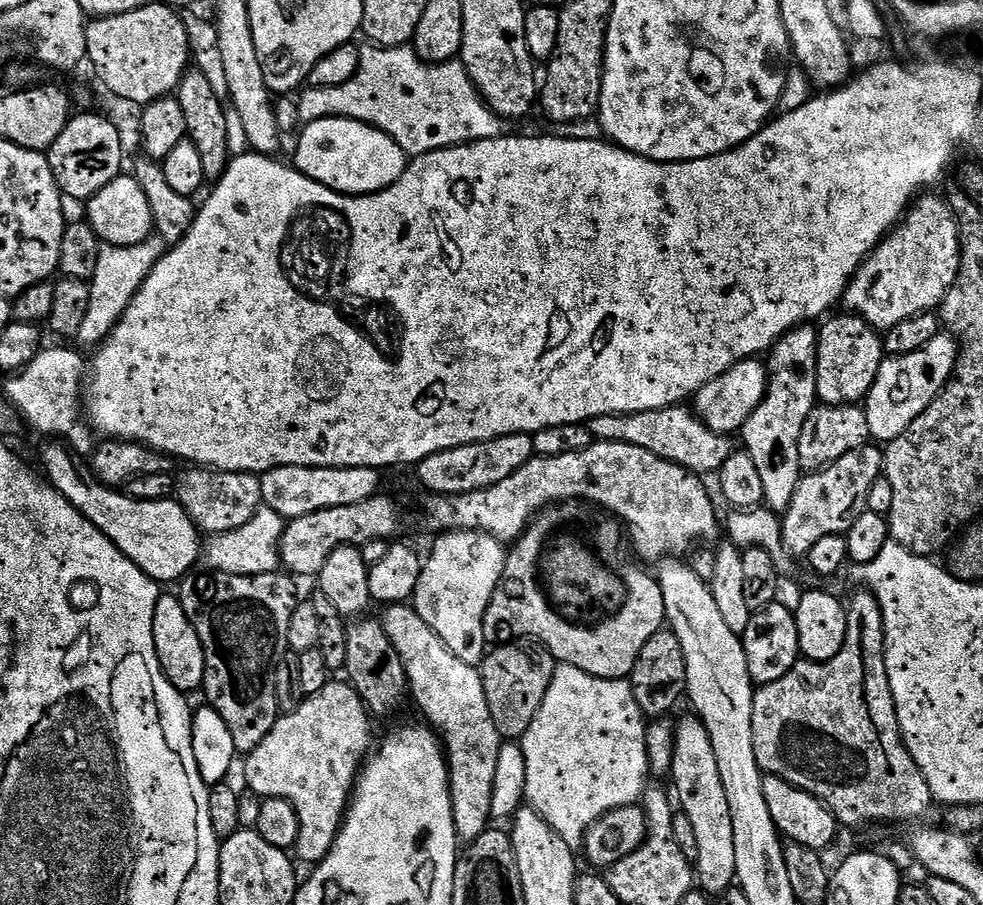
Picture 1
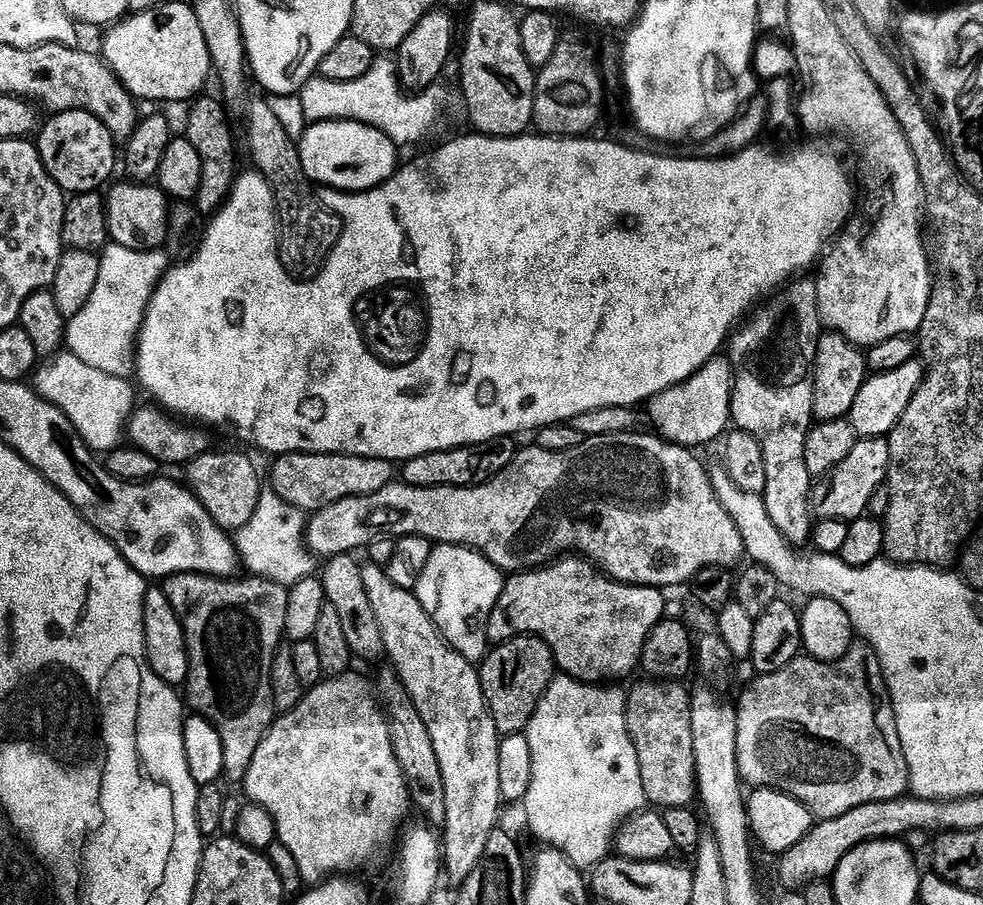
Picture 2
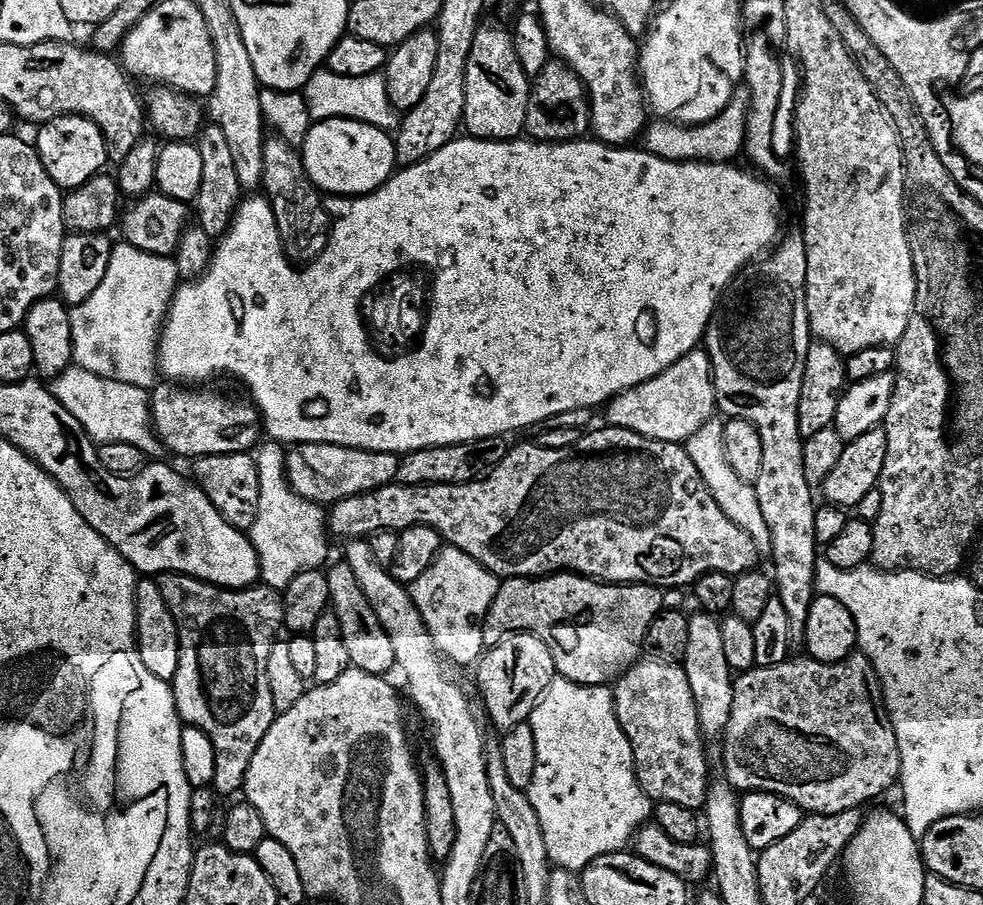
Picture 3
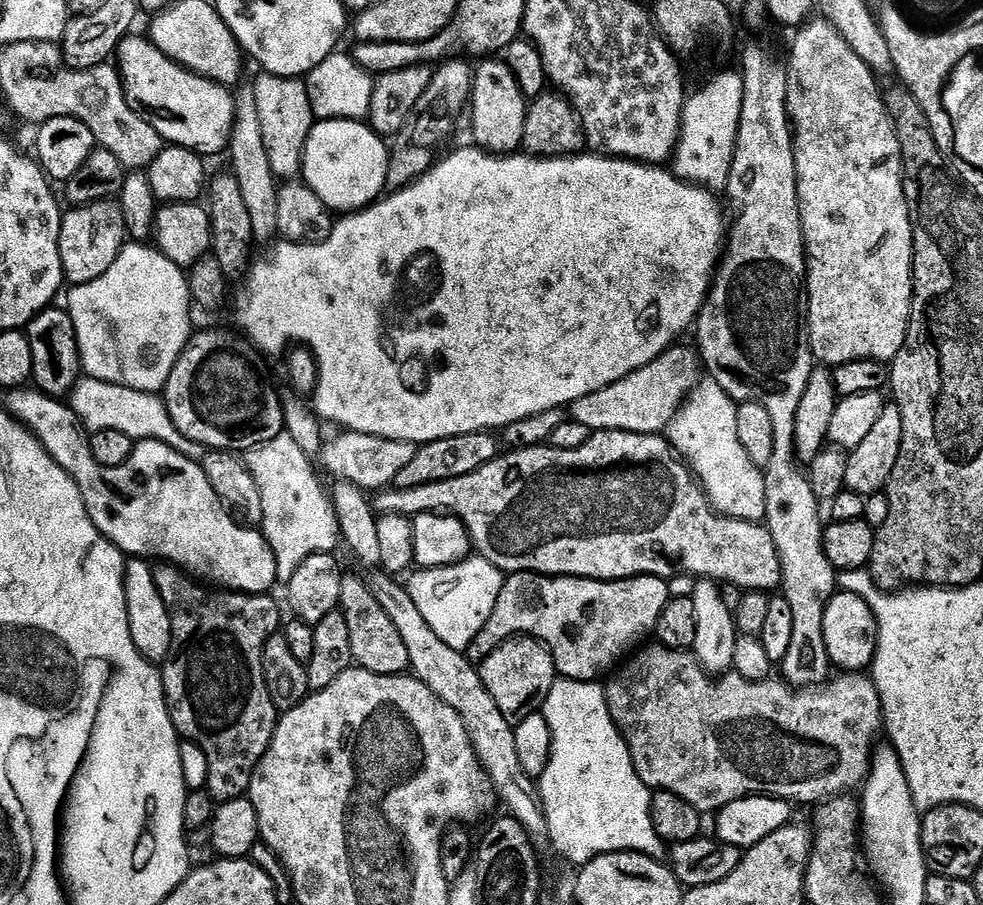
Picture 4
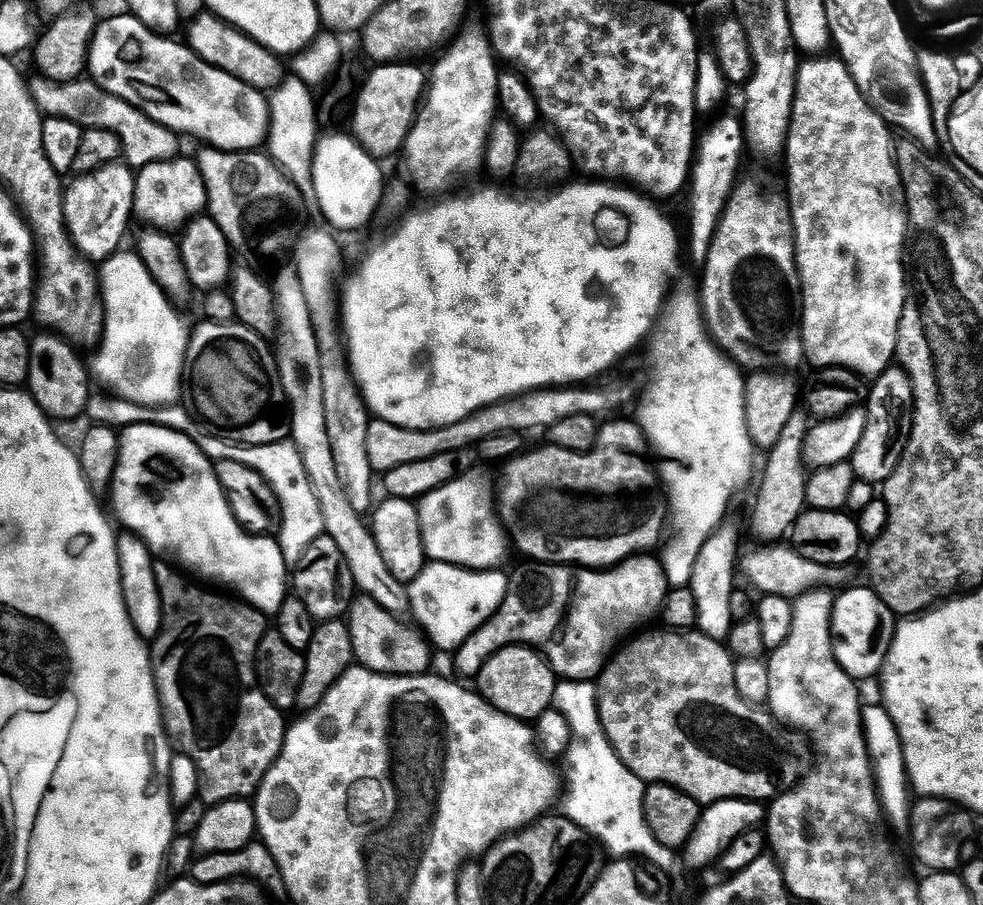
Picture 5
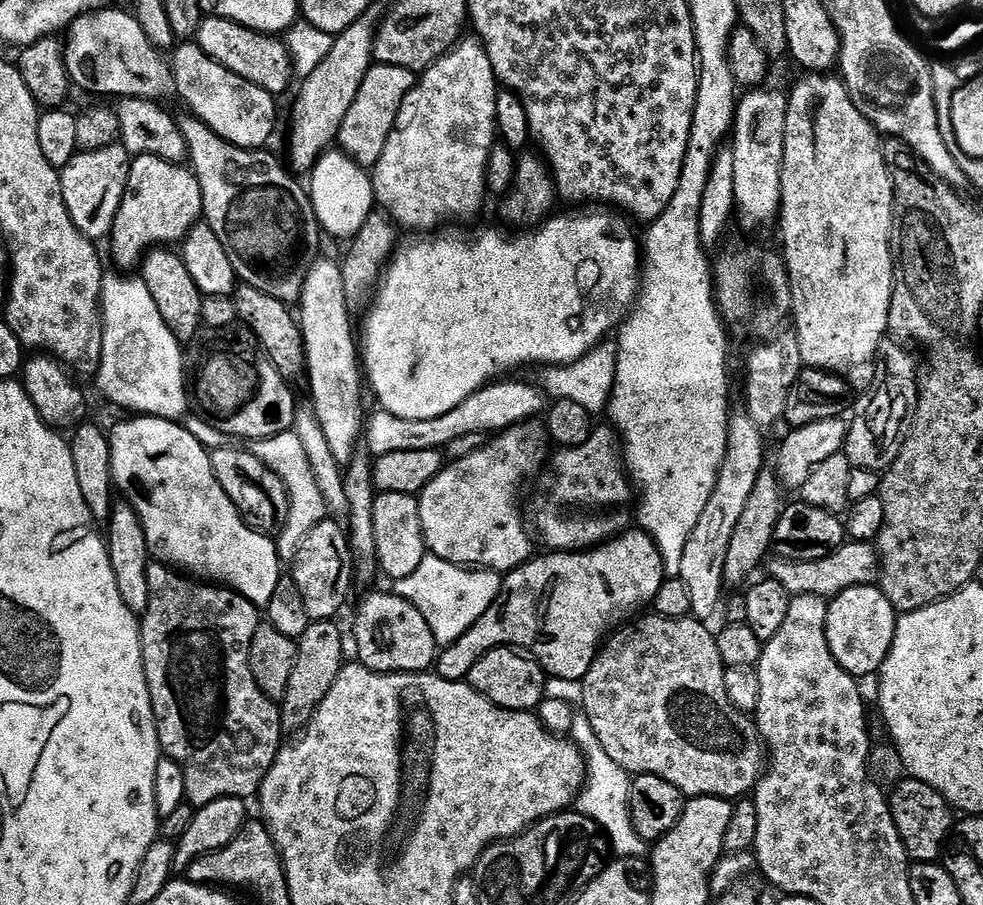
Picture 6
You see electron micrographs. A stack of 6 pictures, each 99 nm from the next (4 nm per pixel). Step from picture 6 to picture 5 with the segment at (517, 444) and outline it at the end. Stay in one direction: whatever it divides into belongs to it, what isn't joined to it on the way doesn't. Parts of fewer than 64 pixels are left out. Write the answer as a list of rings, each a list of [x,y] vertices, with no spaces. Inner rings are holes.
[[[457,478],[444,484],[438,490],[421,496],[418,501],[417,514],[421,526],[422,546],[425,557],[437,564],[458,564],[460,568],[477,570],[496,570],[501,567],[504,555],[510,552],[510,541],[491,507],[486,506],[480,488],[472,480]]]

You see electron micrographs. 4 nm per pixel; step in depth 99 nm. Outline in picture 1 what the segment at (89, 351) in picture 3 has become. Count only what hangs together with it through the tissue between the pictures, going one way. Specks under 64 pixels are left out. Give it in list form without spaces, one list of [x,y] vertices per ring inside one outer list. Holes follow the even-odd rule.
[[[153,234],[141,244],[125,248],[101,247],[98,254],[98,266],[94,270],[90,287],[90,306],[86,310],[86,320],[82,322],[79,343],[99,346],[107,340],[116,323],[128,308],[128,303],[136,296],[136,292],[144,285],[144,280],[150,274],[154,265],[164,257],[166,242],[159,234]]]

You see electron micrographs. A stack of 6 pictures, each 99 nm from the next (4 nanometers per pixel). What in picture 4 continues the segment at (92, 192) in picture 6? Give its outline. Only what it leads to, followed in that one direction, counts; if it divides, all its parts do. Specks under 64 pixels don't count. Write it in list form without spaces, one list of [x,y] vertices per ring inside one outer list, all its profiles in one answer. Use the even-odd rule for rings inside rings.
[[[111,199],[81,204],[68,211],[63,213],[58,238],[65,281],[72,286],[94,282],[114,266],[114,258],[124,249],[126,233],[122,210],[119,203]]]

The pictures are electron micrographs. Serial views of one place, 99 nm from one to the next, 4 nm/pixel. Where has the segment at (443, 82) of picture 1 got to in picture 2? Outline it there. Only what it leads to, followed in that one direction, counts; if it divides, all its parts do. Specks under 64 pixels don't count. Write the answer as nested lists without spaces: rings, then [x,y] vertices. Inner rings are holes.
[[[377,59],[372,69],[362,74],[362,78],[354,78],[354,82],[330,82],[319,78],[308,80],[298,93],[306,120],[357,120],[386,133],[398,146],[426,139],[443,118],[448,108],[448,96],[440,86],[425,88],[419,94],[409,94],[398,75],[397,65],[388,60],[391,59]]]

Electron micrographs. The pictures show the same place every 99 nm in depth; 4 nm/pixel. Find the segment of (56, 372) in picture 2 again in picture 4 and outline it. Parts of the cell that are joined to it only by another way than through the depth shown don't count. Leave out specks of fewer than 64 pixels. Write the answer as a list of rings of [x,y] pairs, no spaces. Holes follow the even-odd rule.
[[[81,378],[72,391],[70,407],[76,411],[78,418],[84,423],[89,433],[116,430],[128,435],[133,442],[157,440],[178,450],[178,454],[183,456],[200,458],[205,455],[206,449],[202,445],[190,442],[190,438],[186,438],[186,434],[182,434],[182,430],[174,426],[163,399],[159,395],[130,390],[126,386],[118,386],[101,380]]]

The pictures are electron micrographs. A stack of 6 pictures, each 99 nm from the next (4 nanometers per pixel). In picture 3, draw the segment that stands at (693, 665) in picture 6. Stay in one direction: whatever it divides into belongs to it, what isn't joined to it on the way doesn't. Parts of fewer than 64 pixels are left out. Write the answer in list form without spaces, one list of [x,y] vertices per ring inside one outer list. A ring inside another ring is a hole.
[[[863,654],[847,656],[837,664],[796,659],[769,668],[754,667],[735,677],[734,706],[722,737],[727,783],[744,794],[769,792],[781,796],[814,816],[863,809],[864,804],[895,789],[900,779],[898,738],[888,719],[884,687]],[[641,659],[615,681],[612,701],[618,722],[634,750],[636,777],[649,800],[703,809],[710,787],[708,756],[704,753],[706,737],[700,730],[696,703],[683,667],[676,662]]]

